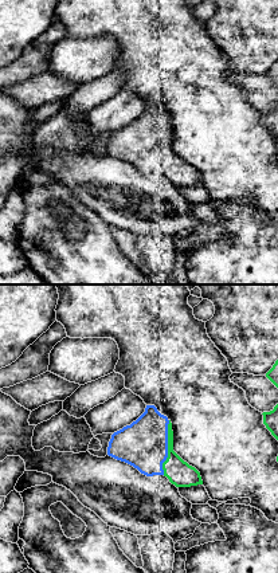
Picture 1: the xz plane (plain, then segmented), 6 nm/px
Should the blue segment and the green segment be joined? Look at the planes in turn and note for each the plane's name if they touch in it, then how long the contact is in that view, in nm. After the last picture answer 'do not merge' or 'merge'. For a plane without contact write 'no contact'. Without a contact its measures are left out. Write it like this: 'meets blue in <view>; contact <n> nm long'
meets blue in xz; contact 340 nm long

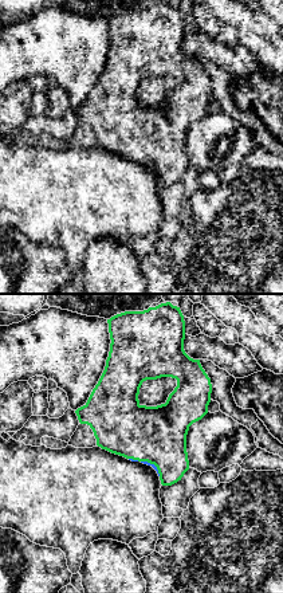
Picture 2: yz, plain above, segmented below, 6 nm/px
meets blue in yz; contact 150 nm long

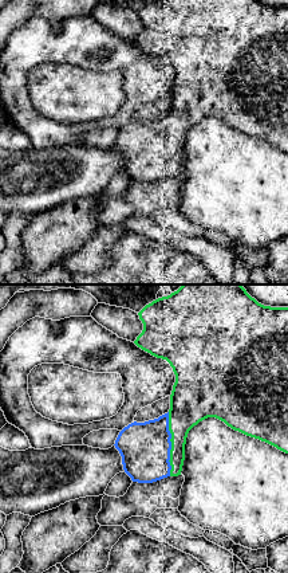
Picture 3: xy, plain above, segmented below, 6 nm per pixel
meets blue in xy; contact 380 nm long

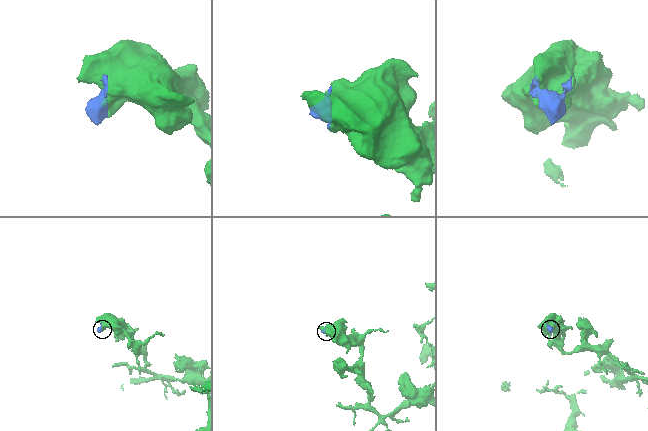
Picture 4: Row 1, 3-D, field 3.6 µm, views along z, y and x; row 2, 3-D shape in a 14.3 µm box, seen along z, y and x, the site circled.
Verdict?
merge

